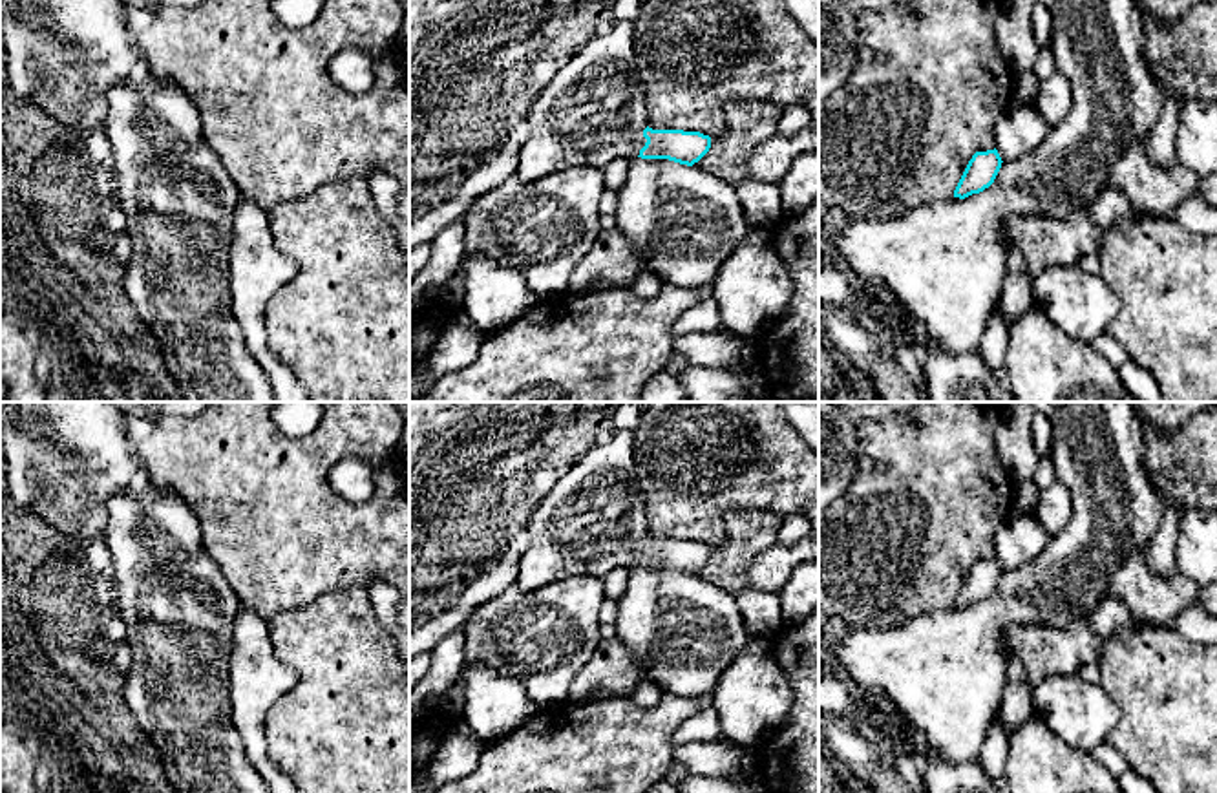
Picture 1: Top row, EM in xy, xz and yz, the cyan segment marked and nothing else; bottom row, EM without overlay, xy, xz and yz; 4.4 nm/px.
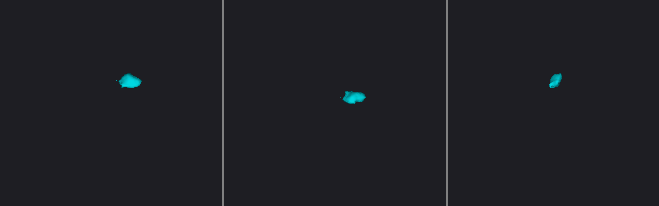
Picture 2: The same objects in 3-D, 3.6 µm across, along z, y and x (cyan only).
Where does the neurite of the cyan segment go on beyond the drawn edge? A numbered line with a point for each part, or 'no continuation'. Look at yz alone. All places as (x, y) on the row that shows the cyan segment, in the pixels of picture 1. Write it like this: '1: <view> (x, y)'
no continuation

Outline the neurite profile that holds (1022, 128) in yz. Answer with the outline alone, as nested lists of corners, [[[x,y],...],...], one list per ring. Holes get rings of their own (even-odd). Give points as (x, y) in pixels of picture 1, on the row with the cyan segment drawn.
[[[1012,102],[996,126],[996,150],[1001,161],[1012,161],[1034,152],[1049,130],[1034,106]]]

